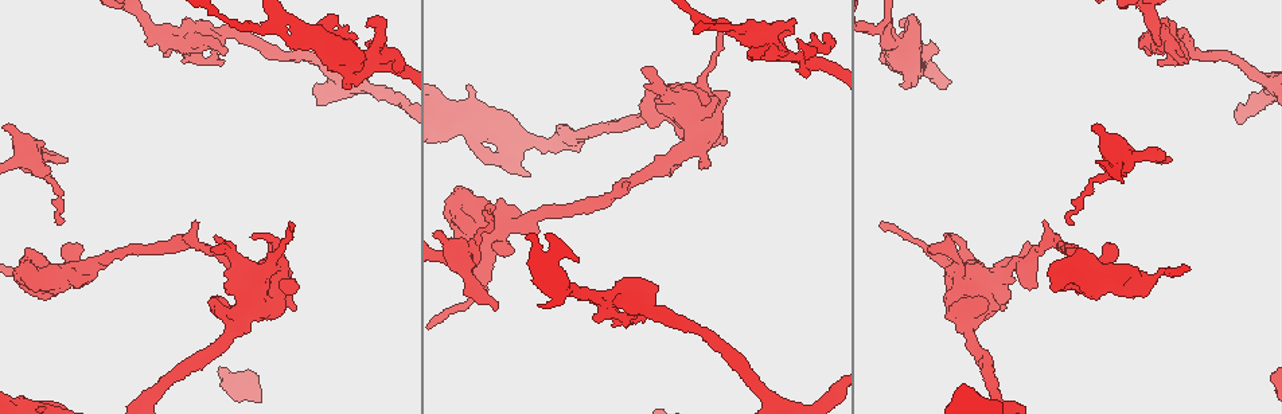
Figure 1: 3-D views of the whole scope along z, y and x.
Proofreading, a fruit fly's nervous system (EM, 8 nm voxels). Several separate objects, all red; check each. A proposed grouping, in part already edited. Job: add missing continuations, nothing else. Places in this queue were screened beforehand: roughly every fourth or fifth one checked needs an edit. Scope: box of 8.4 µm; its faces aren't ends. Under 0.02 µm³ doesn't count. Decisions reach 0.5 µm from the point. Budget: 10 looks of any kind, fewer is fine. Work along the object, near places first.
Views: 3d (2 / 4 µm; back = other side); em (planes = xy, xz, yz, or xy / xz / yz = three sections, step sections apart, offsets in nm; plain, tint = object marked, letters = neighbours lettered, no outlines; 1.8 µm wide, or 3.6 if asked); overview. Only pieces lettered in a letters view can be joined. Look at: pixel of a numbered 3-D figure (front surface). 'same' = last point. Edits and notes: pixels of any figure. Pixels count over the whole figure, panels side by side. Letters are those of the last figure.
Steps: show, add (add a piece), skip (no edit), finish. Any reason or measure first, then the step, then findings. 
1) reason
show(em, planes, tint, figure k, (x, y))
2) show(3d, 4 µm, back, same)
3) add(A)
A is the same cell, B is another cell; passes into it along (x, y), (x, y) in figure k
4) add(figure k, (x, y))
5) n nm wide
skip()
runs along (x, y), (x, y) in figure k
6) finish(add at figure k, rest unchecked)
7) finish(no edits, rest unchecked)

show(em, yz, step 8, letters, figure 1, (700, 165))

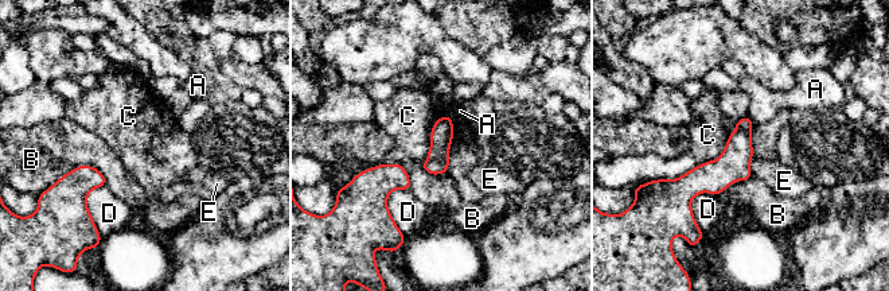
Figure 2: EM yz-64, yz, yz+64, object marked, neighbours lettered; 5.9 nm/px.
cut it another way
show(em, planes, letters, same)

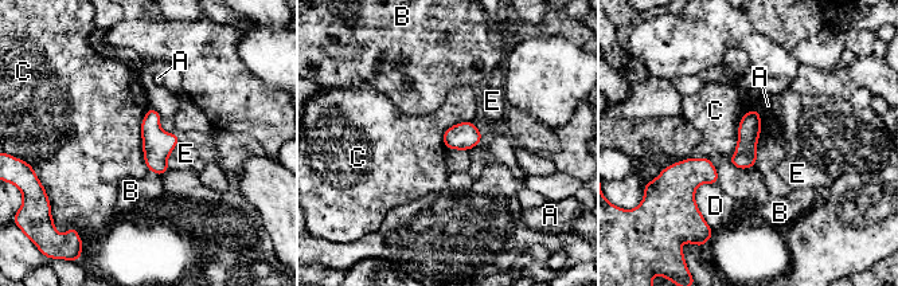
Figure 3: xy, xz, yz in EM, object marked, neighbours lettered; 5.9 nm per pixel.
140 nm wide
skip()
A, B, C, D and E are other cells; border along (756, 109), (741, 118), (729, 157) in figure 3; none of them fits

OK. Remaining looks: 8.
sharp bend
show(em, yz, step 8, tint, figure 1, (970, 336))

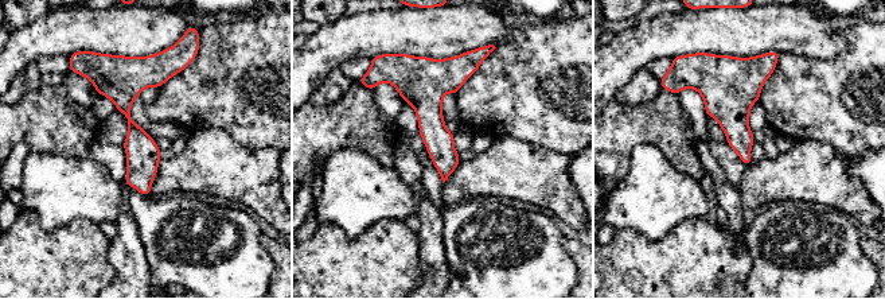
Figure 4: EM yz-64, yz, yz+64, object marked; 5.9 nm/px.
show(em, planes, letters, same)

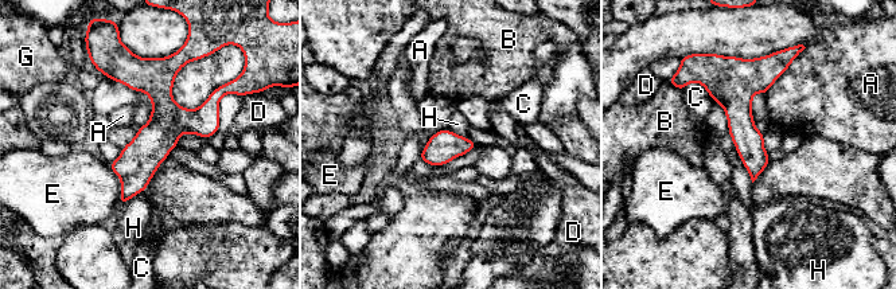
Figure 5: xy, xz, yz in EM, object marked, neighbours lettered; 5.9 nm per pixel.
skip()
A, B, C, D, E, G and H are other cells; border along (728, 133), (752, 182) in figure 5; no lettered piece goes on from it

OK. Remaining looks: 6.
tapers out
show(3d, 4 µm, figure 1, (62, 162))

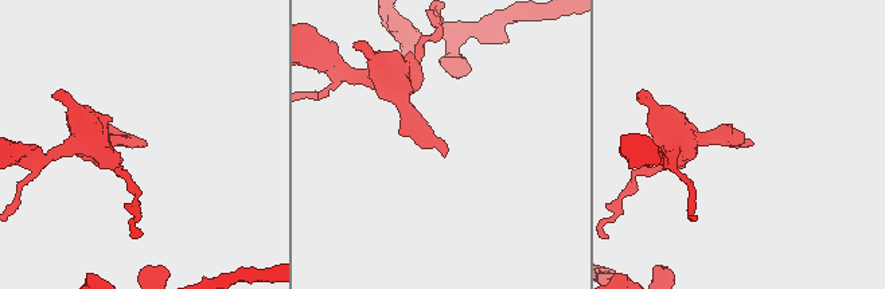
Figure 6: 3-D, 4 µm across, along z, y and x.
show(em, xz, step 8, letters, figure 6, (445, 154))

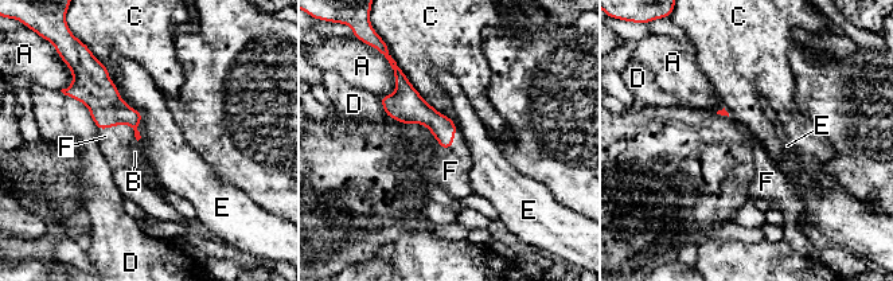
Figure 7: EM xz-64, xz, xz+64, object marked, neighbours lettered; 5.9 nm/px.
add(F)
F is the same cell, A, B, C, D and E are other cells; passes into it along (97, 90), (121, 124), (114, 143) in figure 7; the cell continues

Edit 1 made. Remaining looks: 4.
free end
show(em, yz, step 8, tint, figure 1, (613, 323))

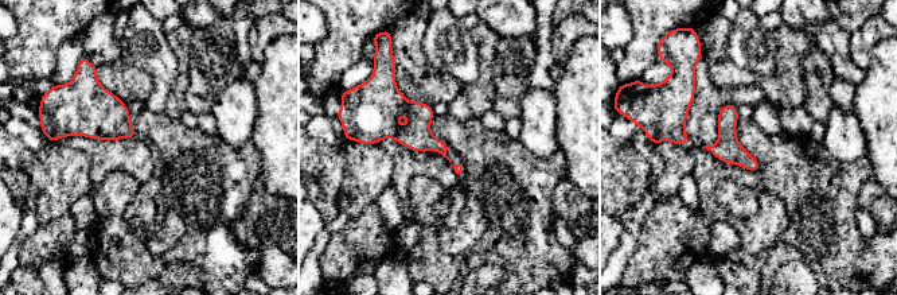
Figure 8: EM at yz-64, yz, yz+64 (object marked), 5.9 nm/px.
cut it another way
show(em, xy, step 4, letters, same)

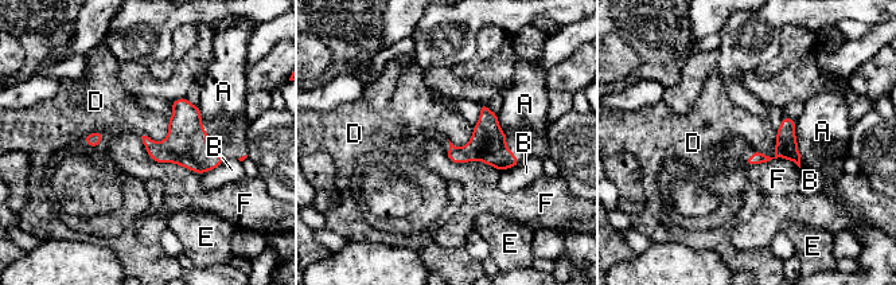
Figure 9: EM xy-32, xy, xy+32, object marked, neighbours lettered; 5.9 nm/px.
skip()
A, B, D, E and F are other cells; border along (776, 131), (772, 156), (754, 149) in figure 9; no lettered piece goes on from it

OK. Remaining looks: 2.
finish(add at figure 7, rest unchecked)

